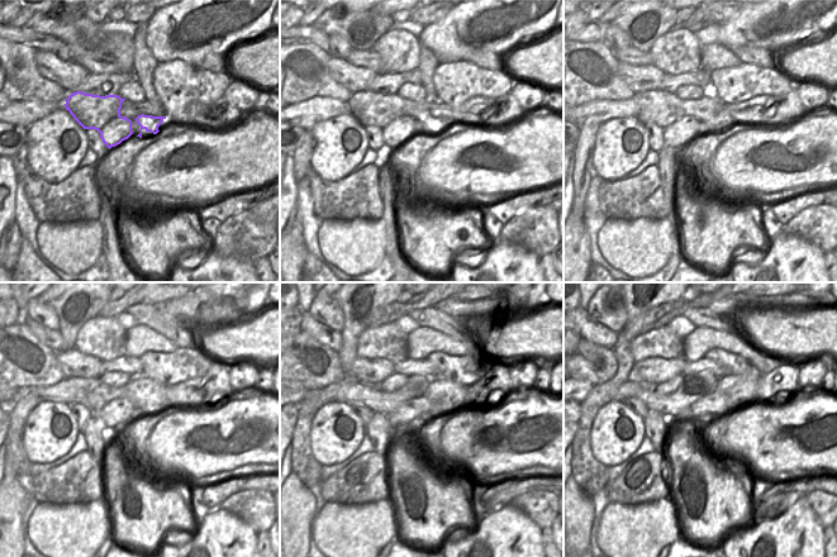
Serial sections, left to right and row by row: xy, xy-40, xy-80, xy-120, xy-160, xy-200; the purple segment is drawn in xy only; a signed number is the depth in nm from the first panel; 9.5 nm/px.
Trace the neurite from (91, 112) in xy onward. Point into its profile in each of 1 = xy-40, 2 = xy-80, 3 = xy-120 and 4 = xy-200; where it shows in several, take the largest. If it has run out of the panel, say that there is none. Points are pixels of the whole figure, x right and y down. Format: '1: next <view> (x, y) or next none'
1: next xy-40 (396, 117)
2: next xy-80 (680, 119)
3: next xy-120 (115, 405)
4: next xy-200 (733, 391)

